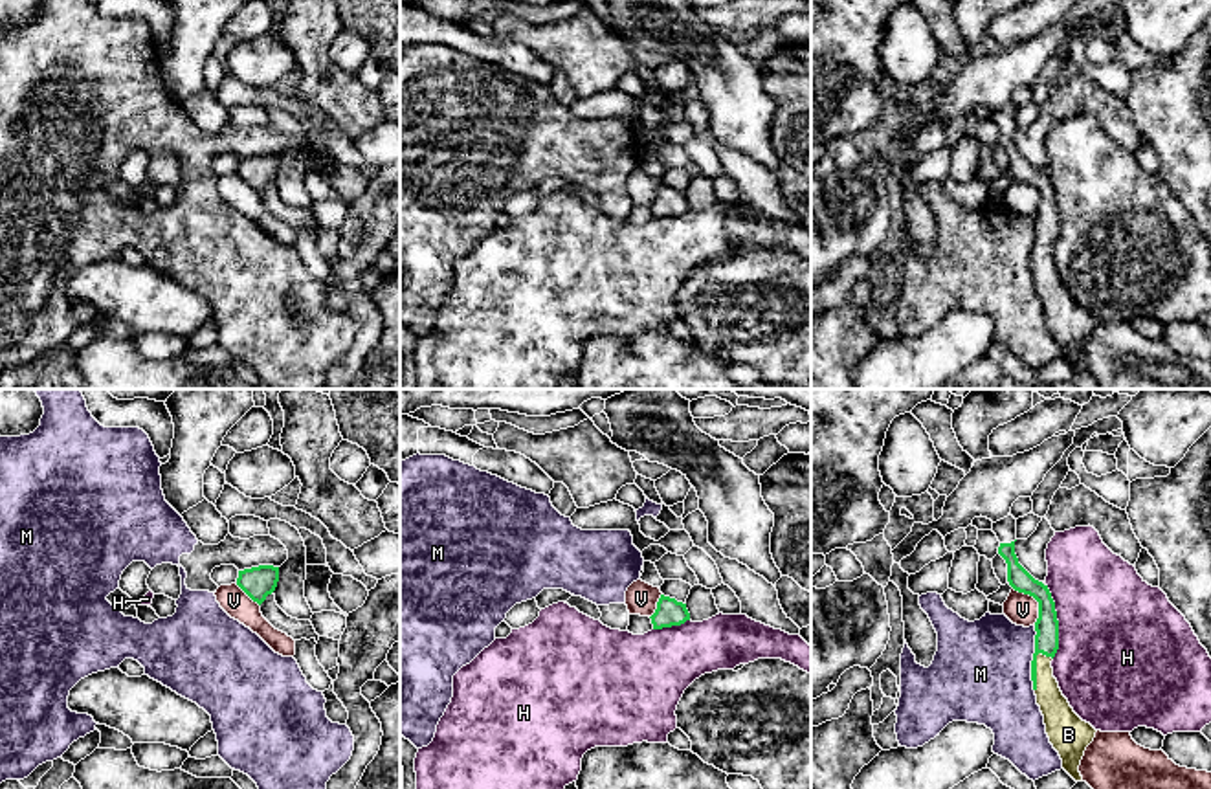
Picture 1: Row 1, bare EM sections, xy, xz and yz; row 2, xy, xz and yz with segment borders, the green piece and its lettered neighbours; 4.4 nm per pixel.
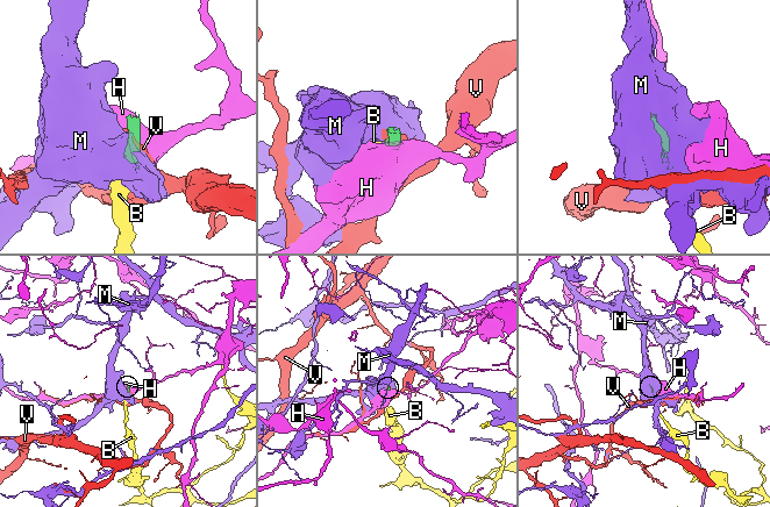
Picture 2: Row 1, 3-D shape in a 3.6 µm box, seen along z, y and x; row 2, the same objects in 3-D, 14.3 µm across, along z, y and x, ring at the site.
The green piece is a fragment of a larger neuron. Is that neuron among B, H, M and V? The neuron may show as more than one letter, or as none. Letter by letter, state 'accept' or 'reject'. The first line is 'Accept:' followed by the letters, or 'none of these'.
Accept: B
B: accept
H: reject
M: reject
V: reject

